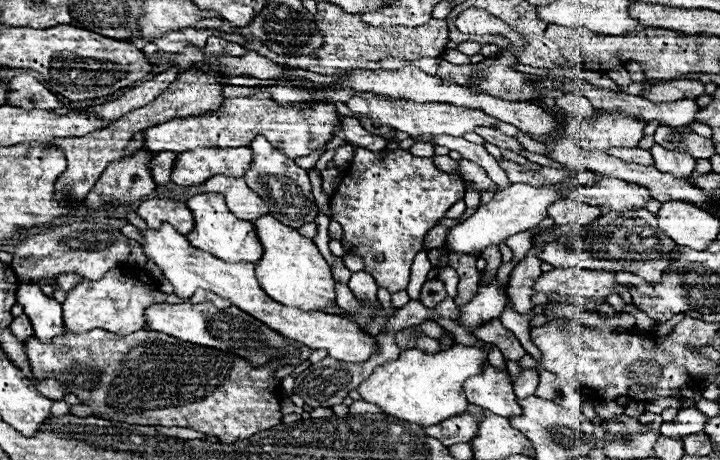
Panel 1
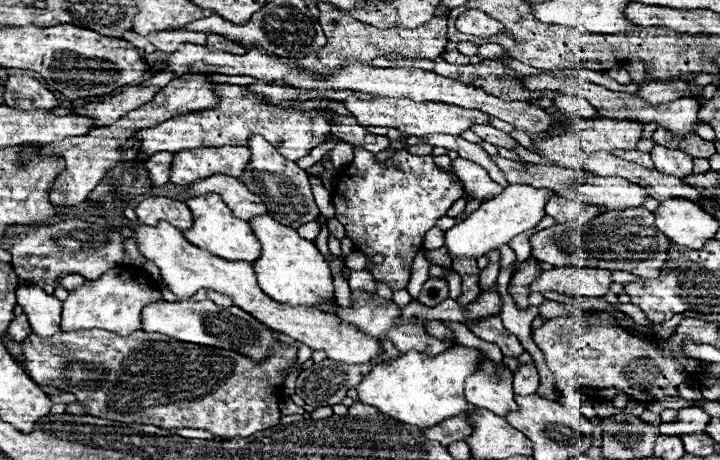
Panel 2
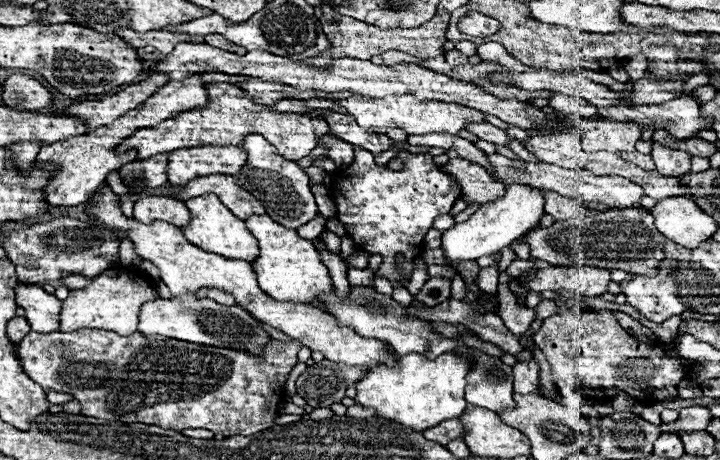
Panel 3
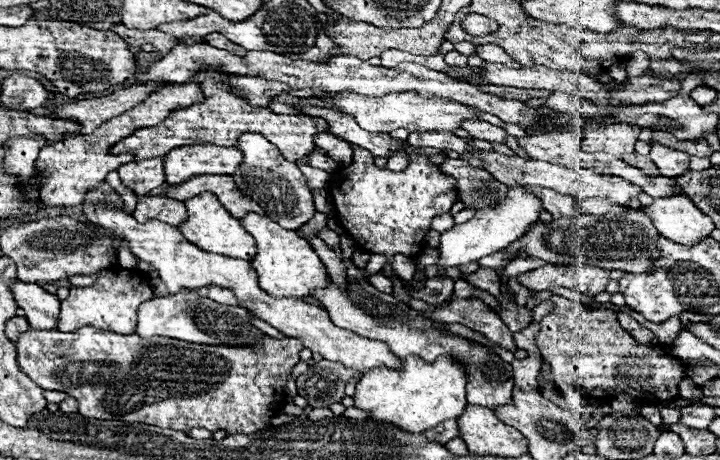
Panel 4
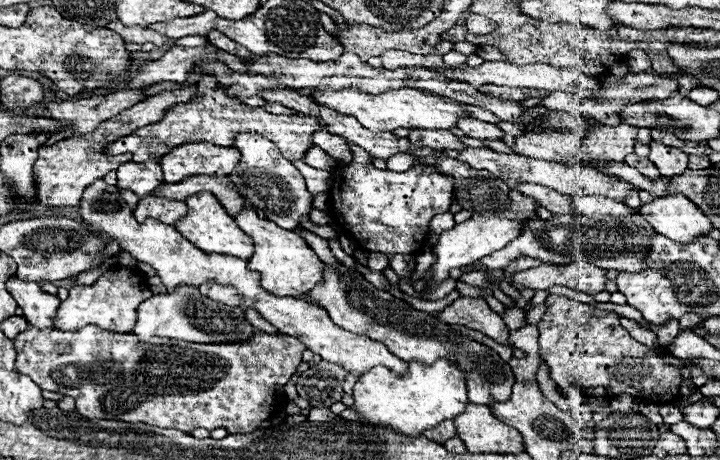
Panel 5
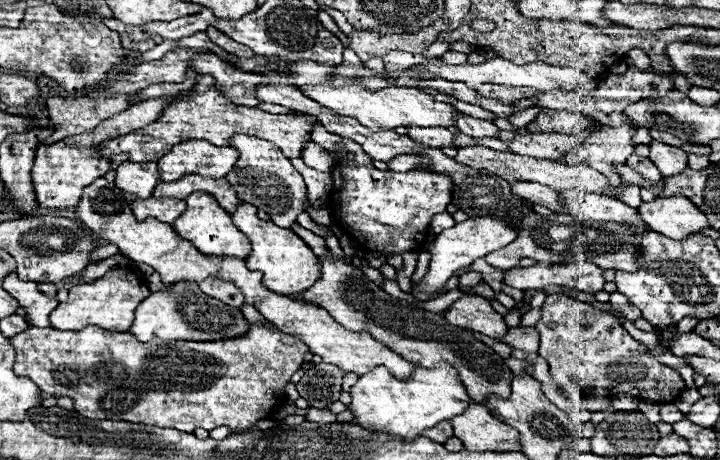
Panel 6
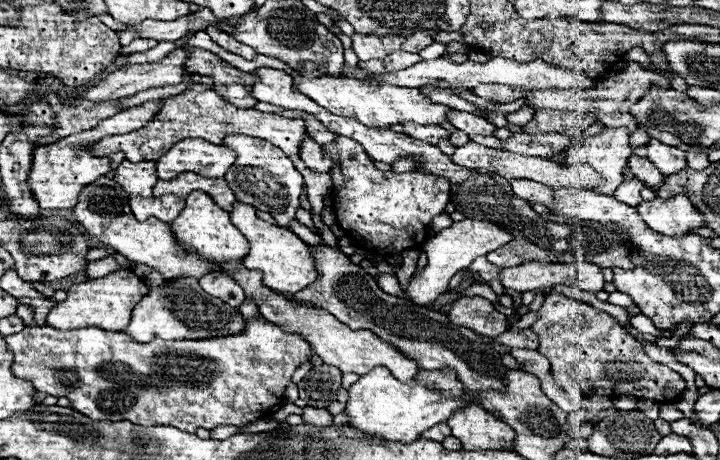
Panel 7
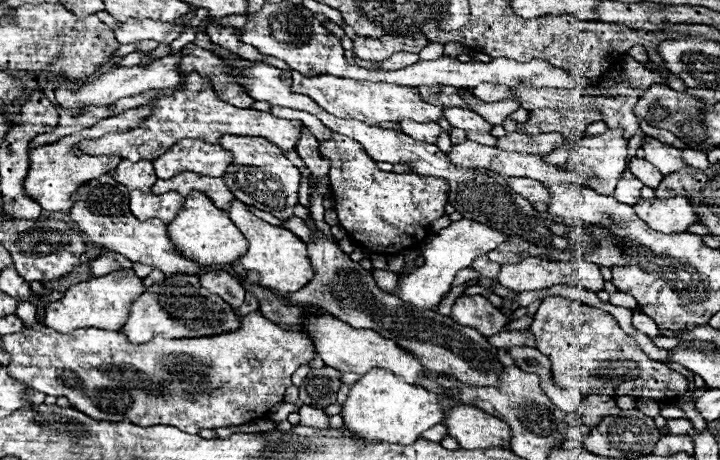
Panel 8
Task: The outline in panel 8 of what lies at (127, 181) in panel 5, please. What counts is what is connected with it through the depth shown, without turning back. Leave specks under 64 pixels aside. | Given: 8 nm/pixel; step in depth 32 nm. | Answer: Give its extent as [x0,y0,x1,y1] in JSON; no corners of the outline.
[114,160,156,192]

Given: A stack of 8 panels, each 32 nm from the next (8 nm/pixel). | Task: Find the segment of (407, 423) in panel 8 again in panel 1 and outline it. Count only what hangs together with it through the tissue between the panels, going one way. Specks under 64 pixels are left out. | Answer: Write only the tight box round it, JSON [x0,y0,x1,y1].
[358,344,486,426]

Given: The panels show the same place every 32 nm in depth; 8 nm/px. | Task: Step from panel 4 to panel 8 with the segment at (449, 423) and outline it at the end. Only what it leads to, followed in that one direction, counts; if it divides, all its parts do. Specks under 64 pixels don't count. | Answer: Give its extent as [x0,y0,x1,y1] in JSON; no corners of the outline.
[421,424,446,442]

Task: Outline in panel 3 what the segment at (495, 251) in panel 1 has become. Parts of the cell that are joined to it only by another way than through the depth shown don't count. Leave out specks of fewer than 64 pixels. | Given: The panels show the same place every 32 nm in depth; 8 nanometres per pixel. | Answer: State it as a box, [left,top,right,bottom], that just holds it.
[475,265,498,294]

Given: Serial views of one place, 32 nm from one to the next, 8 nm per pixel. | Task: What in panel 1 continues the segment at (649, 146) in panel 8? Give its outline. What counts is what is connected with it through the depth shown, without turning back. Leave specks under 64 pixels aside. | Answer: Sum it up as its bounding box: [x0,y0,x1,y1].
[650,144,694,178]

